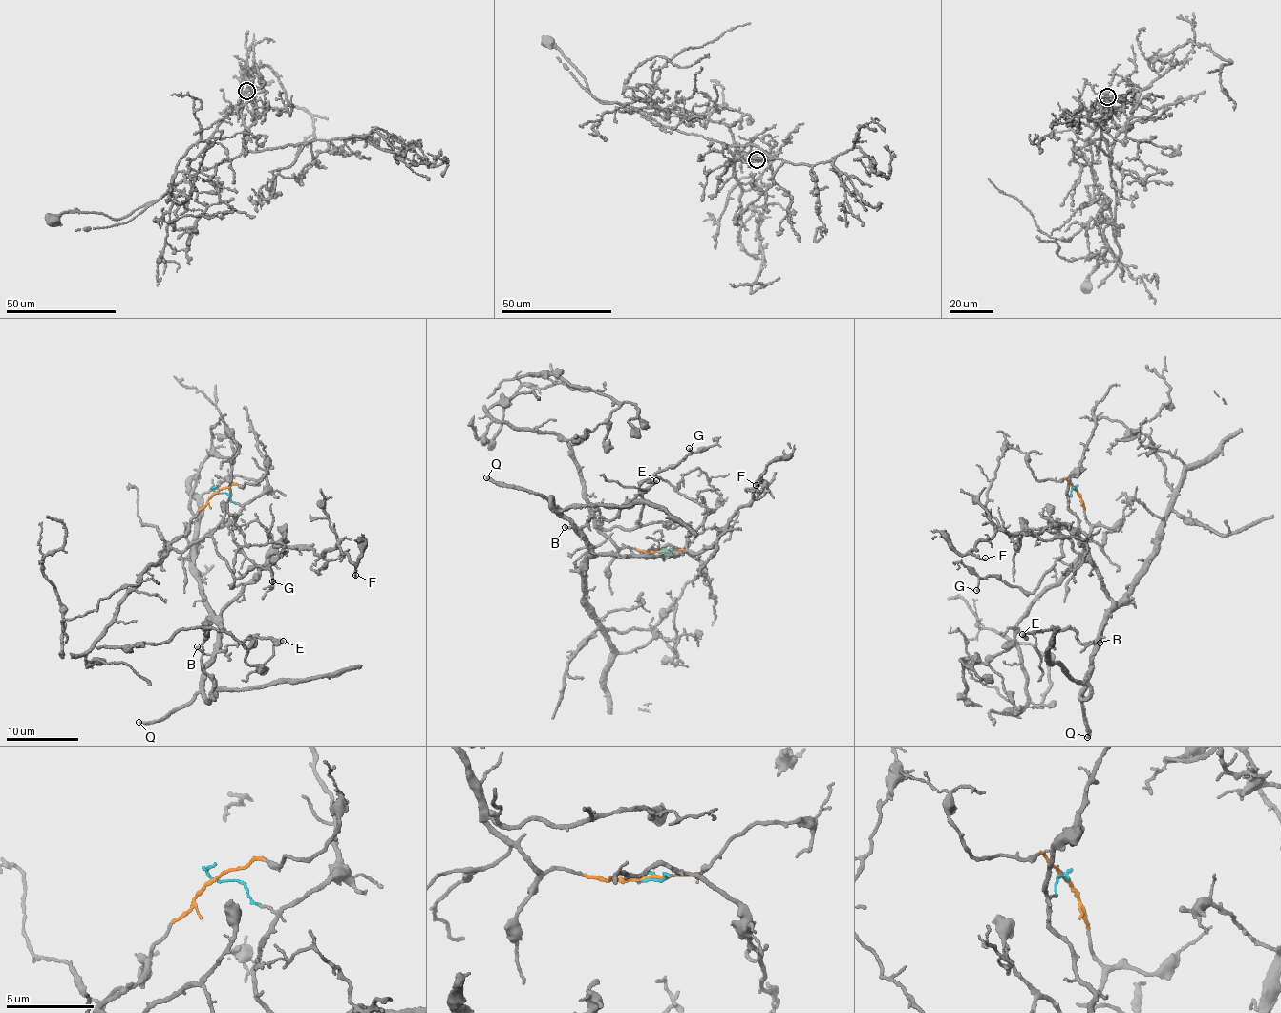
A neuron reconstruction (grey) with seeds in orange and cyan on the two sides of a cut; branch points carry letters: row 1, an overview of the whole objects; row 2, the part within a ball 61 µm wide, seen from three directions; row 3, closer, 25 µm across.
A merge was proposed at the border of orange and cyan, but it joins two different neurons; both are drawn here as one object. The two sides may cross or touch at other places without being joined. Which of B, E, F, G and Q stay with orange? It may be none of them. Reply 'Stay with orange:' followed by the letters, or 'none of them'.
Stay with orange: G

